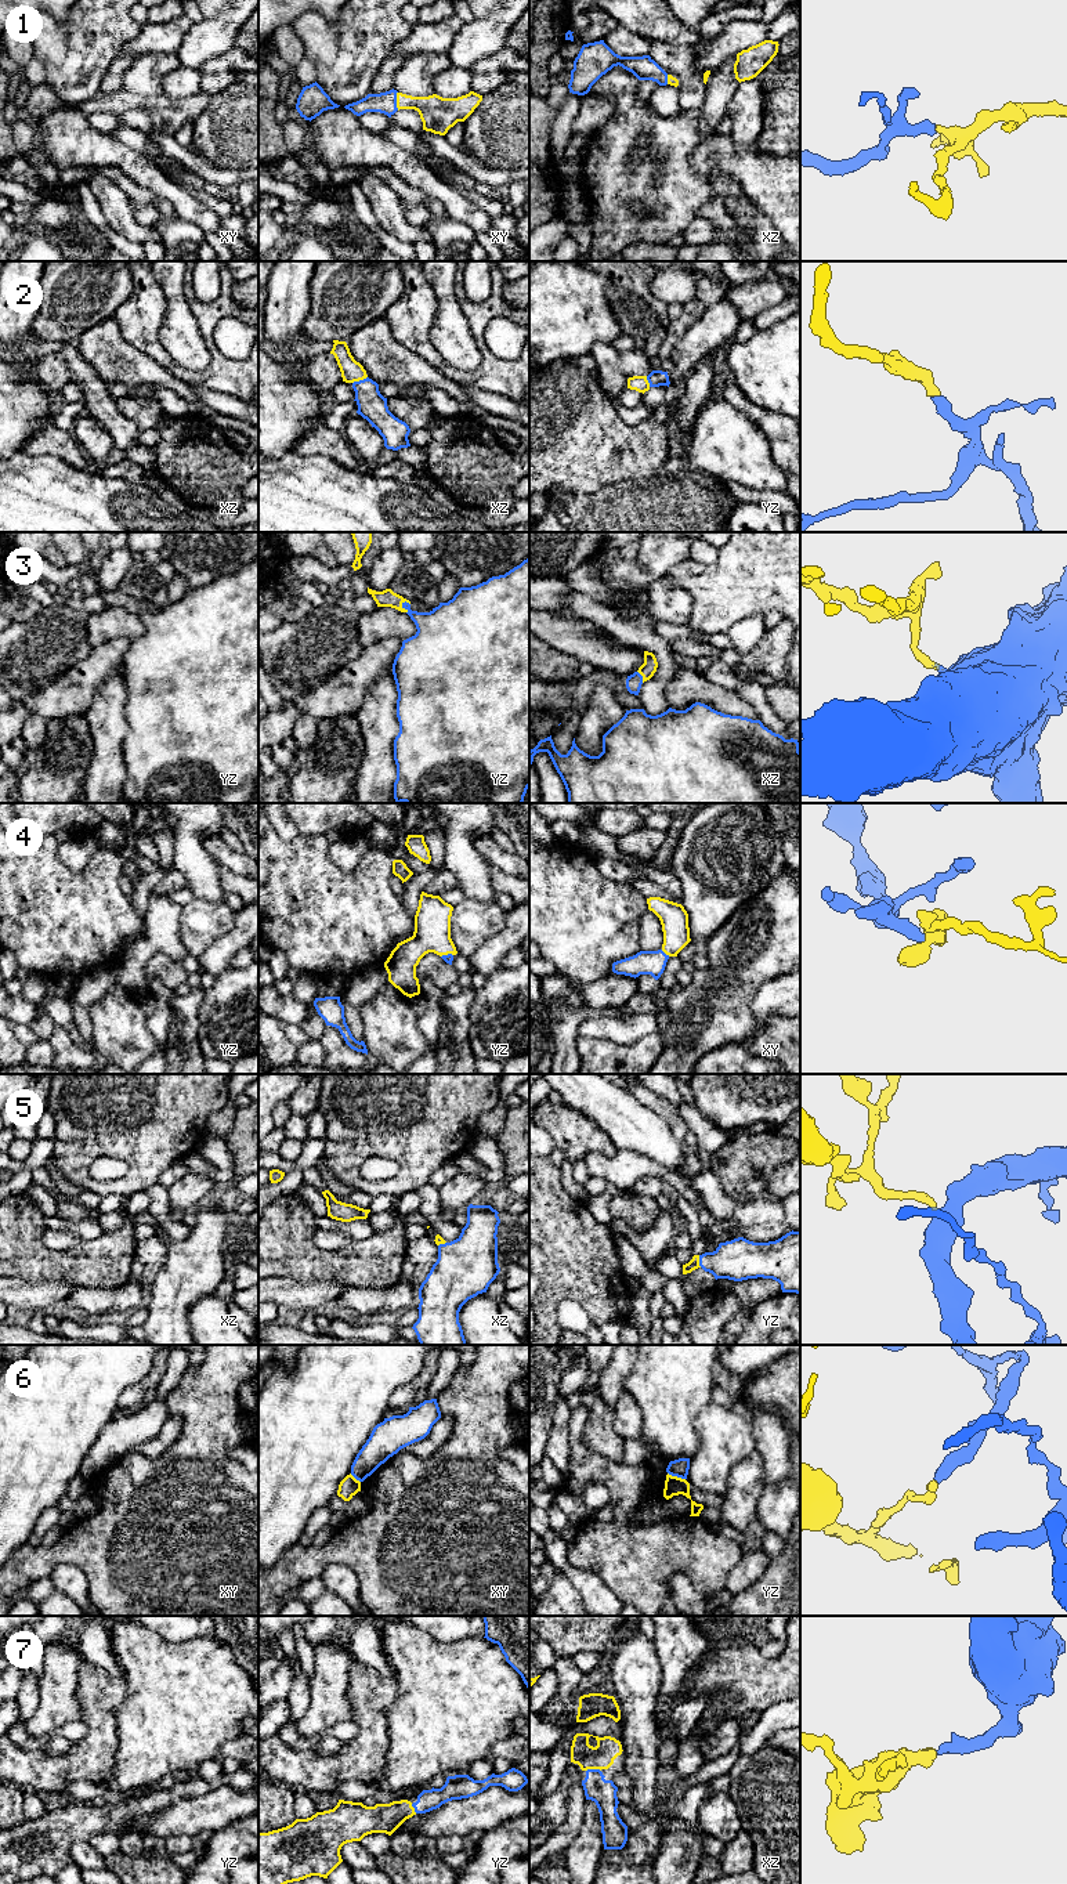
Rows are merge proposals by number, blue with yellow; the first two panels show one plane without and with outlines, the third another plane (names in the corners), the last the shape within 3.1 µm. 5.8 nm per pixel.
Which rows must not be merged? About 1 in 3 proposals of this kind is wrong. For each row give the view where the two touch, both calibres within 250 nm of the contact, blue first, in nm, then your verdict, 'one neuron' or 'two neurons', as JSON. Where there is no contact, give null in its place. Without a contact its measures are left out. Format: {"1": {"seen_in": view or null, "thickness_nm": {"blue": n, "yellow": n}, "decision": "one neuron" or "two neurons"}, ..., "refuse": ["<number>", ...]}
{"1": {"seen_in": "xy", "thickness_nm": {"blue": 130, "yellow": 190}, "decision": "one neuron"}, "2": {"seen_in": "xz", "thickness_nm": {"blue": 170, "yellow": 130}, "decision": "one neuron"}, "3": {"seen_in": "yz", "thickness_nm": {"blue": 260, "yellow": 100}, "decision": "one neuron"}, "4": {"seen_in": "xy", "thickness_nm": {"blue": 140, "yellow": 160}, "decision": "one neuron"}, "5": {"seen_in": "yz", "thickness_nm": {"blue": 240, "yellow": 60}, "decision": "one neuron"}, "6": {"seen_in": "yz", "thickness_nm": {"blue": 100, "yellow": 110}, "decision": "two neurons"}, "7": {"seen_in": "xz", "thickness_nm": {"blue": 150, "yellow": 140}, "decision": "one neuron"}, "refuse": ["6"]}

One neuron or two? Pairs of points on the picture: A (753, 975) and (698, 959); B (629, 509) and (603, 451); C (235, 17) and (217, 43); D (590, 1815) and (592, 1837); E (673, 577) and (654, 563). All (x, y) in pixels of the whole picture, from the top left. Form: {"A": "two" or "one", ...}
{"A": "two", "B": "two", "C": "one", "D": "one", "E": "two"}

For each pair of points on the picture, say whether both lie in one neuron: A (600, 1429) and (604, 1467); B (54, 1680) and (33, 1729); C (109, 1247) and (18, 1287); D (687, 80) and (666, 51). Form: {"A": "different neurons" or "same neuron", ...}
{"A": "different neurons", "B": "same neuron", "C": "different neurons", "D": "same neuron"}

